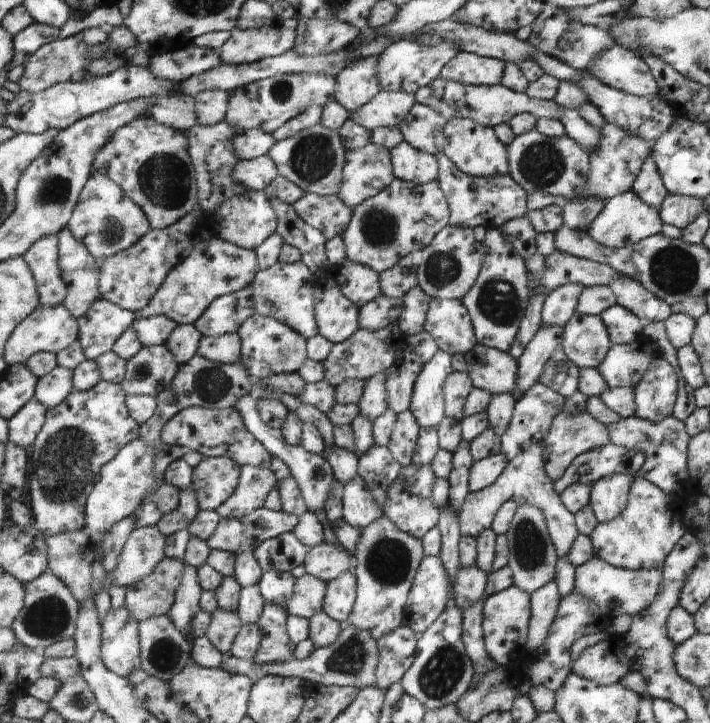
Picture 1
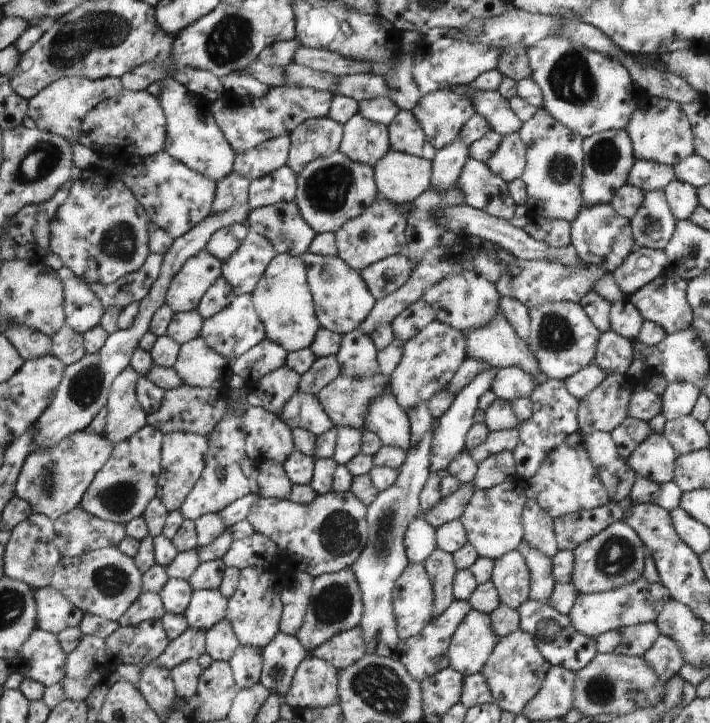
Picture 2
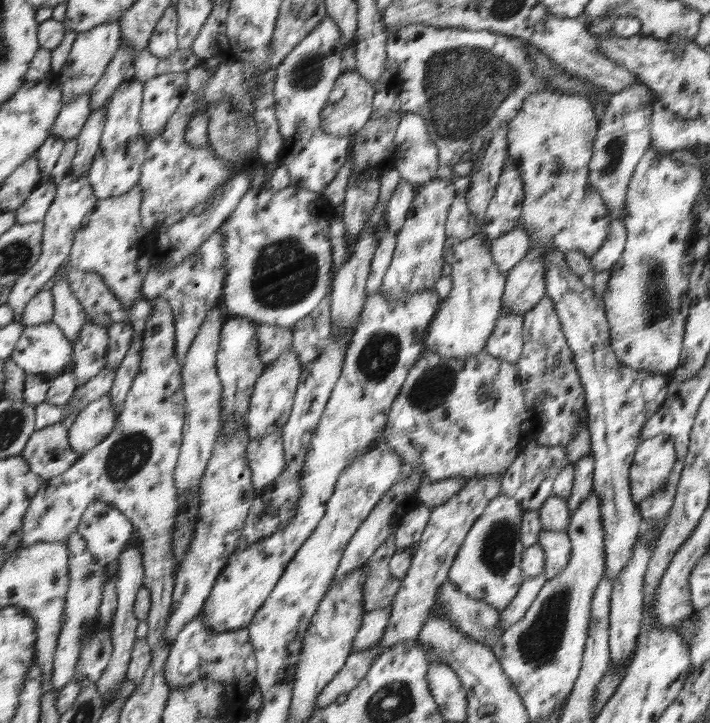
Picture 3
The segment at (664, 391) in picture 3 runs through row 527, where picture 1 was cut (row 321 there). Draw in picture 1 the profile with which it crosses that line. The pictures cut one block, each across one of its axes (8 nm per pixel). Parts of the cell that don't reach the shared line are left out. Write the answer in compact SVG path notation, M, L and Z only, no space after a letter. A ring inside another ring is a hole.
M613 304L599 316L608 329L608 336L613 345L630 344L643 334L642 320L633 311L619 304Z

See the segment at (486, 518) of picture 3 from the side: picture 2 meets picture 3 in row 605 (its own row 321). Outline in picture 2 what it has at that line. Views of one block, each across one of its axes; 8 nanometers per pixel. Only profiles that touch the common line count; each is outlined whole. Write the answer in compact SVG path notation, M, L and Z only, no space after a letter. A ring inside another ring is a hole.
M501 311L497 312L489 324L467 331L464 336L467 358L477 359L479 362L488 363L490 367L498 369L510 366L521 367L524 371L533 374L538 385L547 380L547 377L540 372L541 368L536 356L533 355L526 342L514 331L514 328L509 324L509 320L506 319L506 316Z

